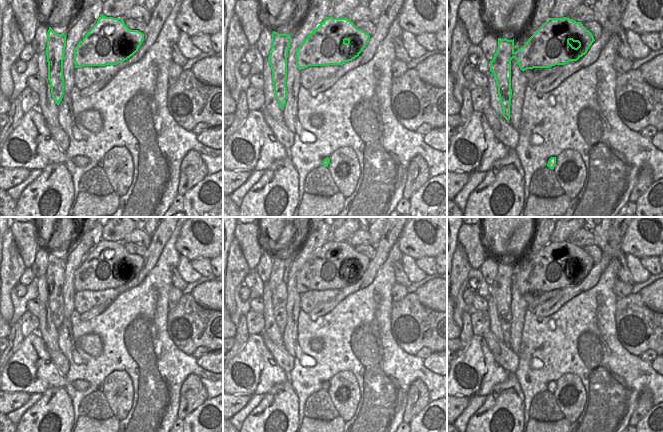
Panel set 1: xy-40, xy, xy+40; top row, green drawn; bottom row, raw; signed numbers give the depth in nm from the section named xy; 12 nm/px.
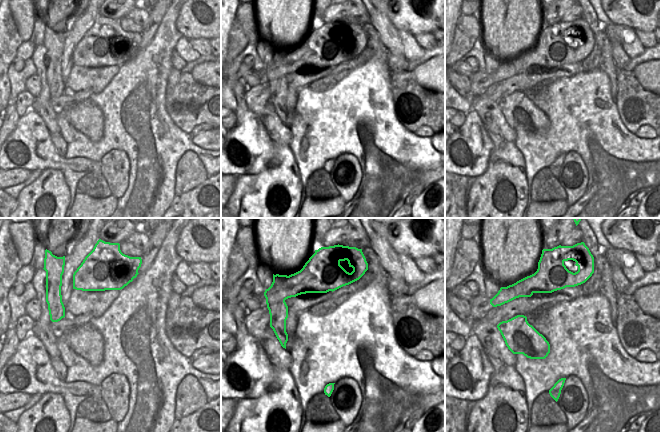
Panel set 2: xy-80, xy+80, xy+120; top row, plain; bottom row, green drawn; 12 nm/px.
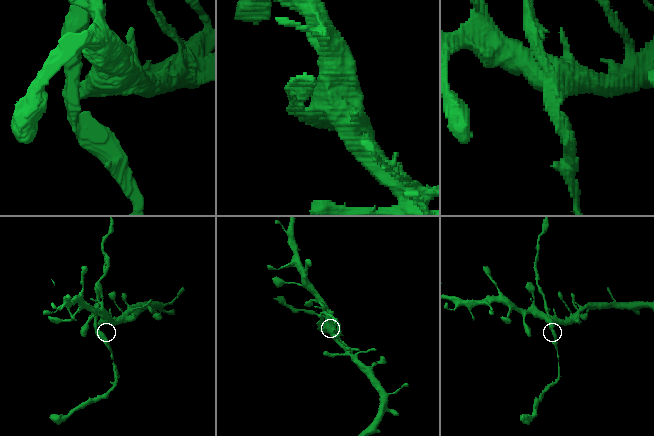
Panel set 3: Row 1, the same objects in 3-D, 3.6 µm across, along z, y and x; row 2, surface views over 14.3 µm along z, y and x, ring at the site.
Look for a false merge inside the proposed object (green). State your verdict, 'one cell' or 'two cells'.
two cells

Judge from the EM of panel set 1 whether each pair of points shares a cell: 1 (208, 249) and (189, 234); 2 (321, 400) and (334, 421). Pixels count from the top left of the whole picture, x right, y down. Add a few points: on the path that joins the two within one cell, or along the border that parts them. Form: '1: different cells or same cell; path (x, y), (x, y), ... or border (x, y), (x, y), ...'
1: same cell; path (203, 245), (194, 238)
2: same cell; path (321, 405), (330, 416)

